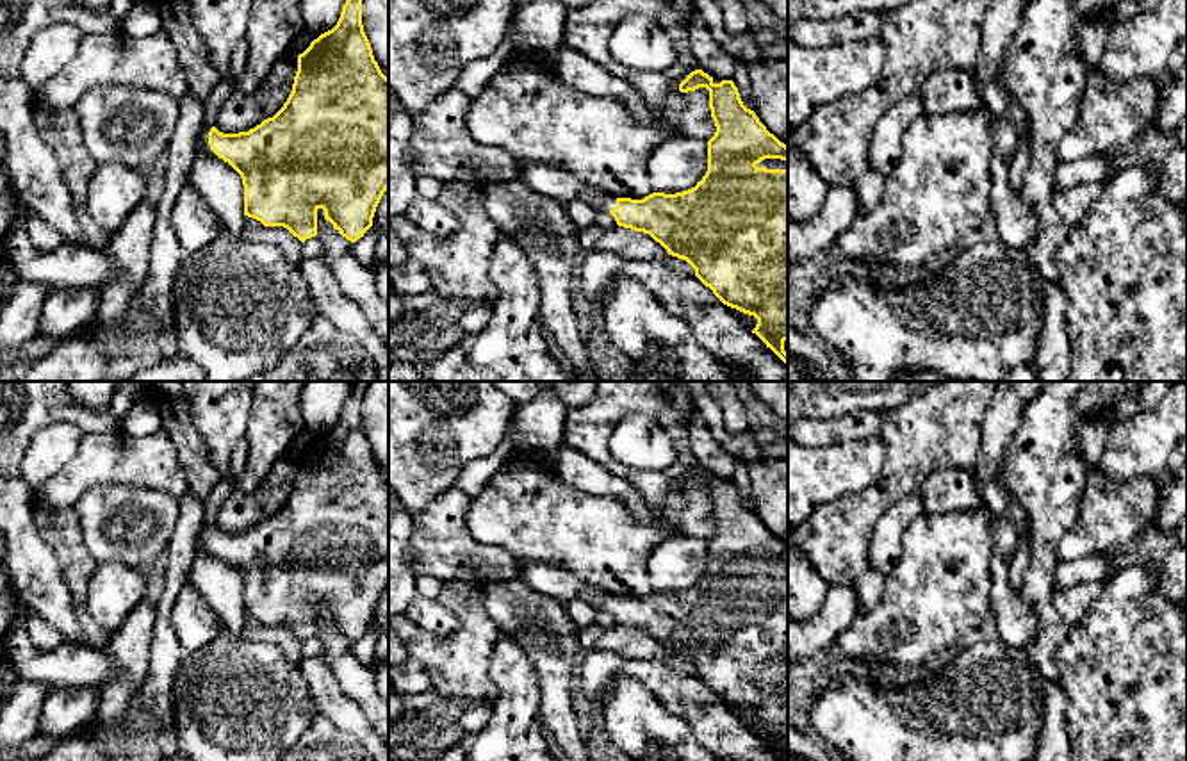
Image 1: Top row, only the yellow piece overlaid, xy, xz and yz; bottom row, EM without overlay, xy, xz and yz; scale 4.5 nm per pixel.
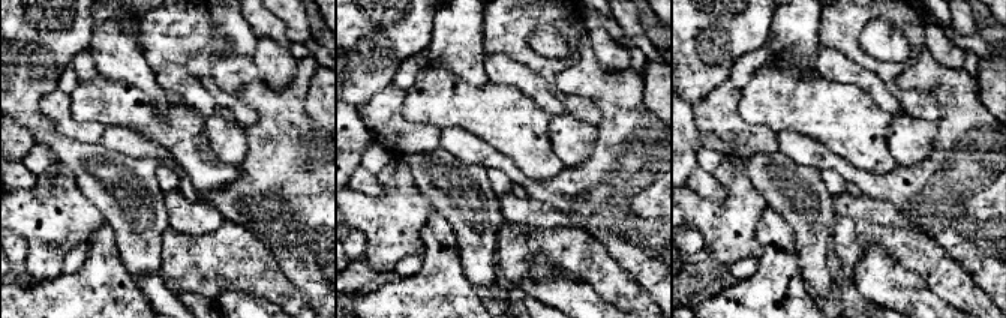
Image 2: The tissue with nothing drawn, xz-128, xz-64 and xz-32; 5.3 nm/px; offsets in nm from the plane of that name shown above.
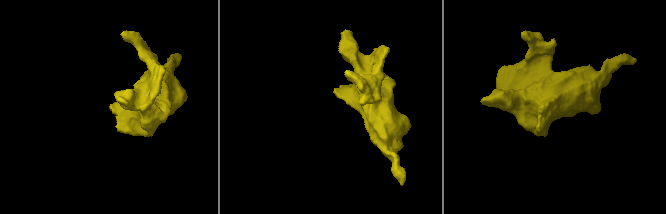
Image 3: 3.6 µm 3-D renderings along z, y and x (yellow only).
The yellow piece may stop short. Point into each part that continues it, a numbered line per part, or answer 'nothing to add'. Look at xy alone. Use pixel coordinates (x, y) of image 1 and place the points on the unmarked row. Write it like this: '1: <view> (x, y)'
1: xy (202, 542)

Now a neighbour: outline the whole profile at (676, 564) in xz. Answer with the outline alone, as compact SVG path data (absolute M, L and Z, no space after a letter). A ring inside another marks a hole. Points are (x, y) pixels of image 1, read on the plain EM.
M672 536L659 542L647 561L654 592L675 593L695 586L708 570L708 542Z

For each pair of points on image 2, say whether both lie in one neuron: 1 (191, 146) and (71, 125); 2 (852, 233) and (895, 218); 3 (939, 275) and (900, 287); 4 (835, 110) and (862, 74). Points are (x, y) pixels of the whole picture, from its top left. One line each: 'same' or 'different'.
1: different
2: different
3: different
4: different

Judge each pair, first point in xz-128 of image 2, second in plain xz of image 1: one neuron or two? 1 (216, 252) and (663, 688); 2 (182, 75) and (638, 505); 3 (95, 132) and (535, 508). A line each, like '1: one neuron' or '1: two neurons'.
1: one neuron
2: one neuron
3: two neurons

